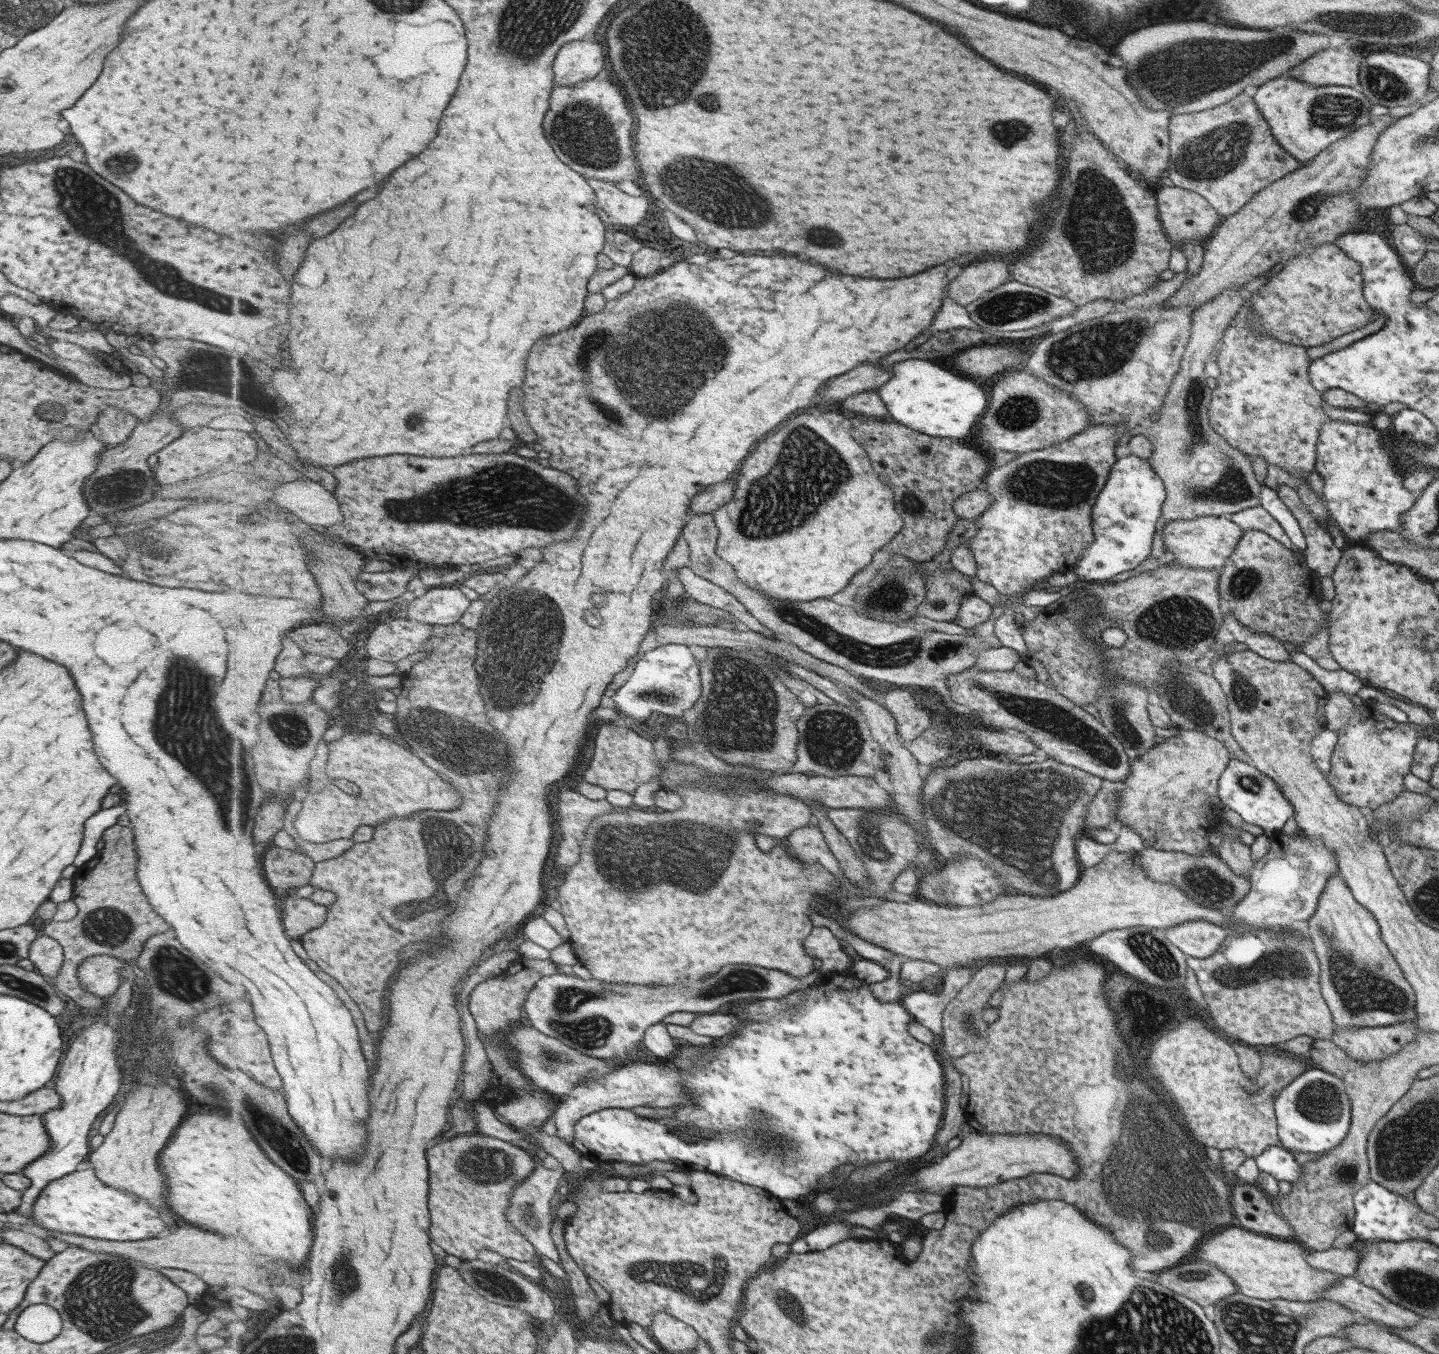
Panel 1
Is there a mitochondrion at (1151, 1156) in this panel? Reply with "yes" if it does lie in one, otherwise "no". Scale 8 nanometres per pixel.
yes

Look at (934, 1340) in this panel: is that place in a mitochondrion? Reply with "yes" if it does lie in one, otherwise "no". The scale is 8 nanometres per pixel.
yes

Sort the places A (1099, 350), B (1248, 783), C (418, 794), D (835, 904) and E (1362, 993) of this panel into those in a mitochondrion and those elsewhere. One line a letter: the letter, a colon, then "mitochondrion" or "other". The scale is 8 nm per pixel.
A: mitochondrion
B: mitochondrion
C: other
D: other
E: mitochondrion

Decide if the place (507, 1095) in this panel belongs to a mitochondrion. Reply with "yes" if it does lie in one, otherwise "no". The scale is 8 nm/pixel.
no

